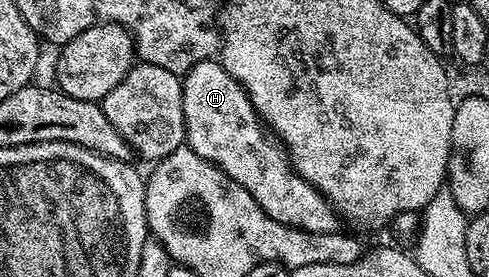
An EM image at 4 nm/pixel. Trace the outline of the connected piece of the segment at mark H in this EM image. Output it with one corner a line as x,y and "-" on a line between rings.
211,59
196,63
196,67
189,69
182,77
182,98
184,99
184,127
186,128
185,144
189,145
196,155
208,159
224,175
236,179
260,207
264,207
264,215
272,215
276,223
284,223
288,227
296,227
300,231
309,233
336,233
340,229
340,218
335,213
324,194
309,183
294,170
290,158
286,156
285,148
277,140
272,139
262,123
262,118
252,107
250,96
246,94
240,83
224,71
221,60

